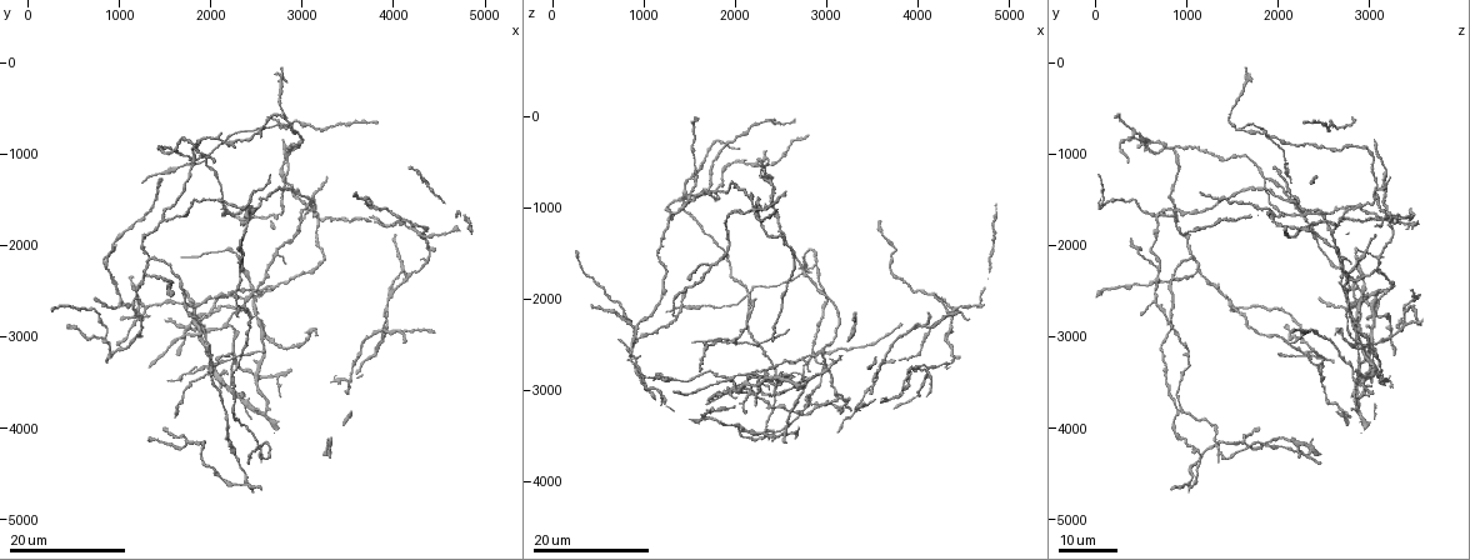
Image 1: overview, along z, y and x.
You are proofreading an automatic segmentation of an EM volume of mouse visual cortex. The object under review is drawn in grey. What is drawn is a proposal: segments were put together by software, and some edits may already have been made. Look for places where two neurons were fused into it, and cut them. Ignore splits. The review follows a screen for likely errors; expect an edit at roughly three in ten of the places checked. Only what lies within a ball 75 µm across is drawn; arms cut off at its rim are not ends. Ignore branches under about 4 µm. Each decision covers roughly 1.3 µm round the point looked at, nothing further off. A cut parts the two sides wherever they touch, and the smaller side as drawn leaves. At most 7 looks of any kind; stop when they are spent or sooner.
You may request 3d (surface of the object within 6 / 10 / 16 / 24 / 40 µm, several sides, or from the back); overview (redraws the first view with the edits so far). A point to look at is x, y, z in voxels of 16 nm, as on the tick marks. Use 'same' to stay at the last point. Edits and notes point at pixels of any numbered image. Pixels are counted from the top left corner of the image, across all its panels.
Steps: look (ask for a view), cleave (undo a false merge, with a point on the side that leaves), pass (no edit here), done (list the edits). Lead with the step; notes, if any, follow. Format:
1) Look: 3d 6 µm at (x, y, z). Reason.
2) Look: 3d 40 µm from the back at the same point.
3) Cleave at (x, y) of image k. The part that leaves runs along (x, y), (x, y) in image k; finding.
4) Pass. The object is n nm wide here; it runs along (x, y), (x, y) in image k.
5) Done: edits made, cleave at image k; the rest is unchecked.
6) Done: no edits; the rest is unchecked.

Look: 3d 24 µm at (2900, 750, 1600). A fork.

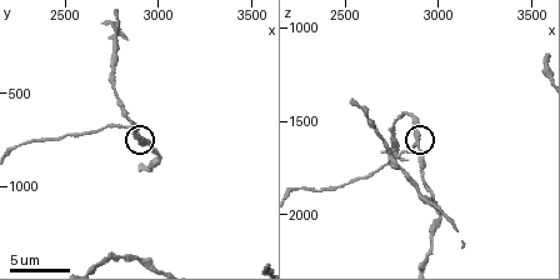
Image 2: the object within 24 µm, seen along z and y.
Look: 3d 10 µm at the same point.

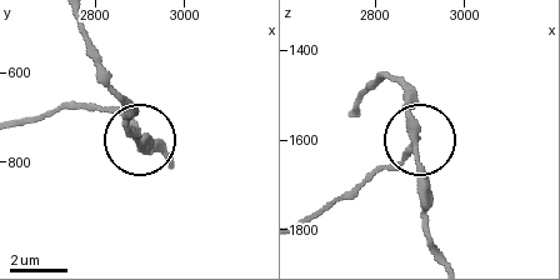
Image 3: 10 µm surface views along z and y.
Cleave at (105, 111) of image 3. The side arm is 14 µm long; the part that leaves runs along (133, 124), (106, 109), (20, 119) in image 3; two neurons meet here.

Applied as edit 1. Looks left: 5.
Look: 3d 16 µm at (2200, 2900, 2800). Four arms meet.

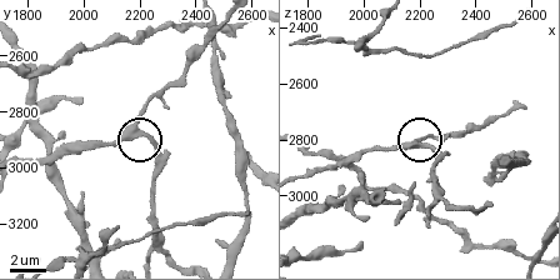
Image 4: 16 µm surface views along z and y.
Look: 3d 6 µm at (2200, 2870, 2830). Zoom in.

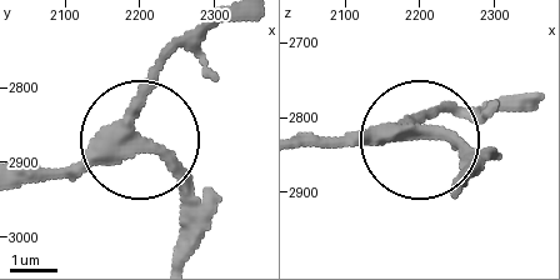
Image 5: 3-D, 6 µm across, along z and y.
Pass. 4 arms meet here; one neuron here.

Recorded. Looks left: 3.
Look: 3d 16 µm at (2300, 2250, 650). Two arms in line, one across.

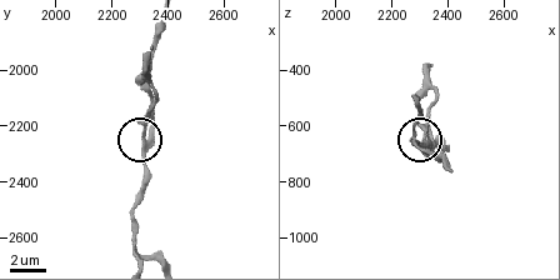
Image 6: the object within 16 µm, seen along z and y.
Look: 3d 6 µm at the same point.

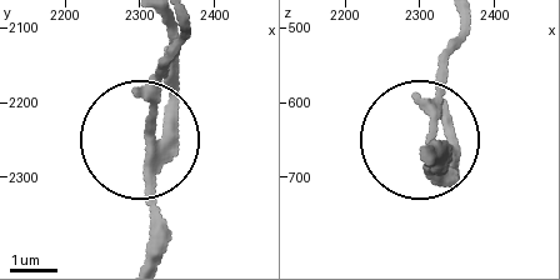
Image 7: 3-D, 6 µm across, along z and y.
Pass. The side arm is 8 µm long; it runs along (166, 20), (174, 91), (150, 124), (161, 60) in image 7; one neuron here.

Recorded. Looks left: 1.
Done: edits made, cleave at image 3; the rest is unchecked.

